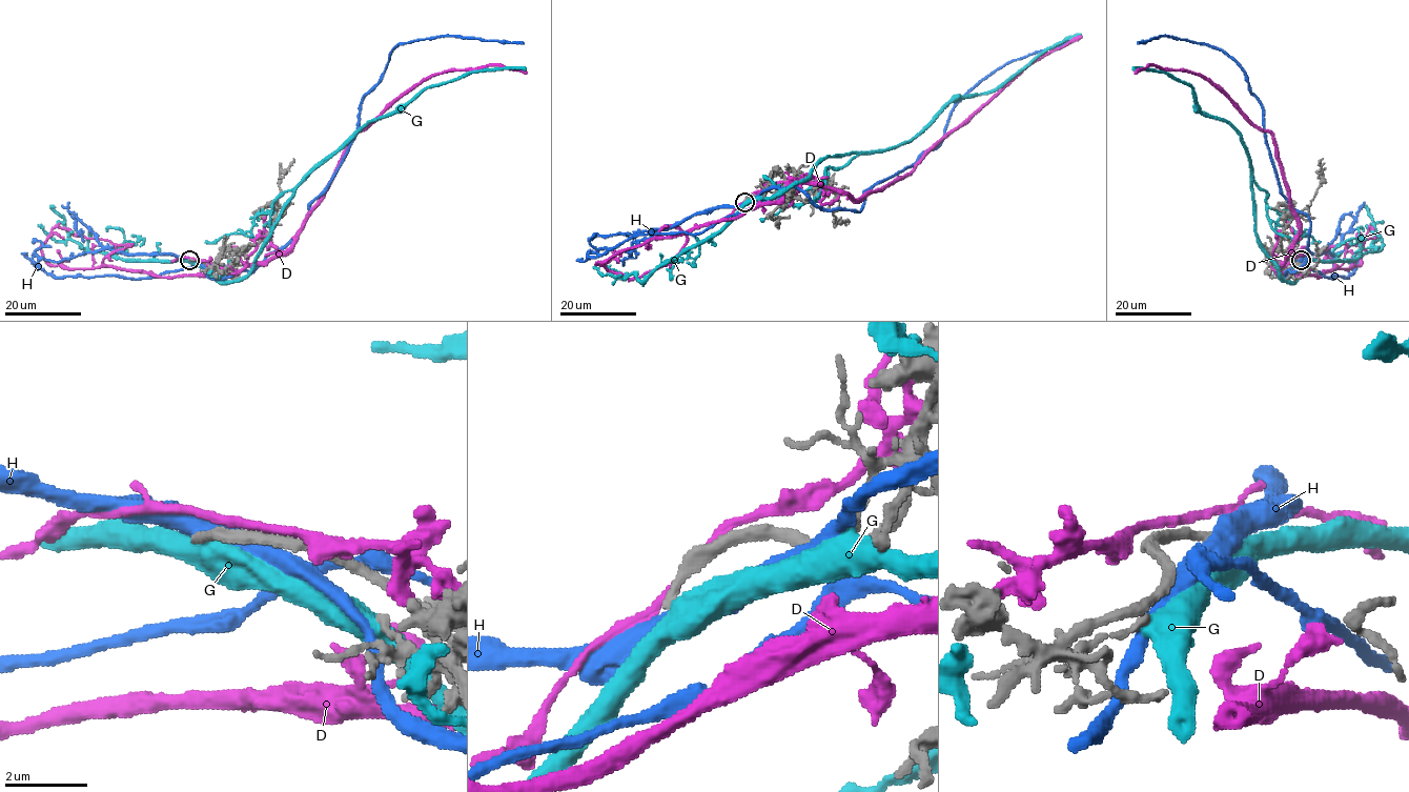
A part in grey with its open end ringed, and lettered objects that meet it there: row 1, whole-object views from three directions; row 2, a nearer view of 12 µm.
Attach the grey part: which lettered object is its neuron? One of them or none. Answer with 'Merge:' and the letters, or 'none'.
Merge: none

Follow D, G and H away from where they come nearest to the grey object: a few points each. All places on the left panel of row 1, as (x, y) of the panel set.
D: (194, 259), (228, 271), (280, 257), (324, 193), (352, 136), (431, 76), (486, 65), (526, 74)
G: (190, 260), (220, 281), (245, 277), (297, 187), (370, 121), (403, 107), (427, 87), (467, 74), (525, 67)
H: (189, 260), (211, 278), (252, 271), (299, 230), (356, 133), (361, 101), (399, 44), (442, 36), (524, 43)

